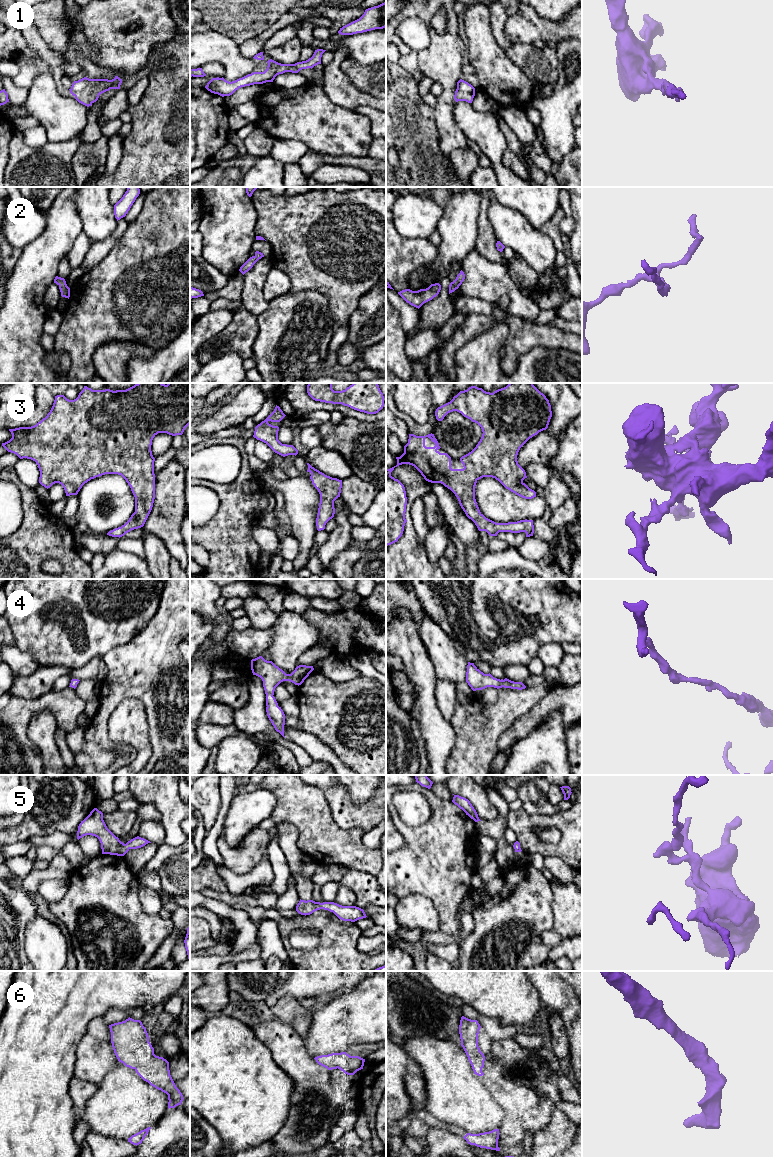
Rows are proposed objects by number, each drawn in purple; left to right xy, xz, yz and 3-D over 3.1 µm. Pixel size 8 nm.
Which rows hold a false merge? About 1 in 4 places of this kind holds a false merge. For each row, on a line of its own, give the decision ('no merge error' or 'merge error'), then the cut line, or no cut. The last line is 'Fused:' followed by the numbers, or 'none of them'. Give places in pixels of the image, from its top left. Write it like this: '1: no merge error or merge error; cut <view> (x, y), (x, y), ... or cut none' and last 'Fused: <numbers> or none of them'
1: no merge error; cut none
2: no merge error; cut none
3: no merge error; cut none
4: no merge error; cut none
5: no merge error; cut none
6: no merge error; cut none
Fused: none of them

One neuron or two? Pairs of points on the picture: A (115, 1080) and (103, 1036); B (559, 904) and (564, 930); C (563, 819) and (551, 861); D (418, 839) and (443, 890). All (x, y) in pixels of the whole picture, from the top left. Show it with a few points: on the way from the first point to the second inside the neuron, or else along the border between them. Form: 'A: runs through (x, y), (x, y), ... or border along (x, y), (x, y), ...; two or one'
A: border along (118, 1061), (99, 1085); two
B: runs through (564, 910), (564, 924); one
C: border along (545, 857), (557, 856), (571, 868); two
D: runs through (431, 852), (437, 858), (443, 877); one

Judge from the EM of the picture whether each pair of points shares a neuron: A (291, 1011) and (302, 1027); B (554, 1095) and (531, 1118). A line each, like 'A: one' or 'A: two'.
A: one
B: one

